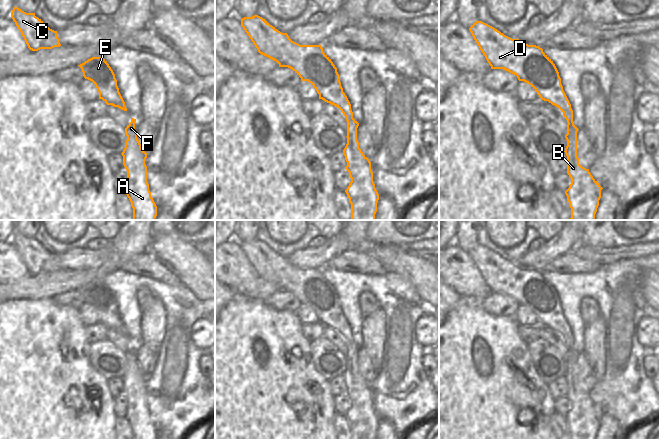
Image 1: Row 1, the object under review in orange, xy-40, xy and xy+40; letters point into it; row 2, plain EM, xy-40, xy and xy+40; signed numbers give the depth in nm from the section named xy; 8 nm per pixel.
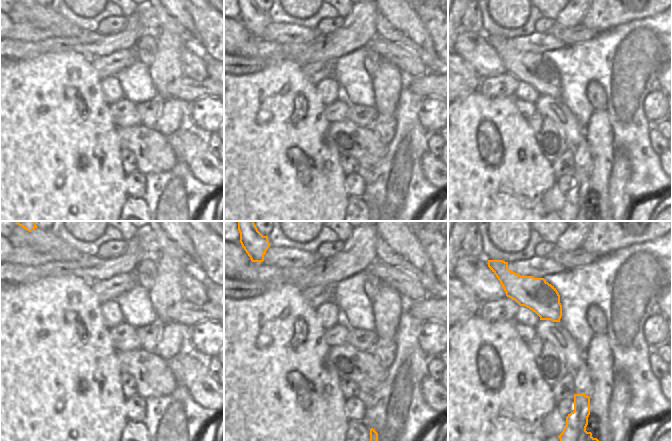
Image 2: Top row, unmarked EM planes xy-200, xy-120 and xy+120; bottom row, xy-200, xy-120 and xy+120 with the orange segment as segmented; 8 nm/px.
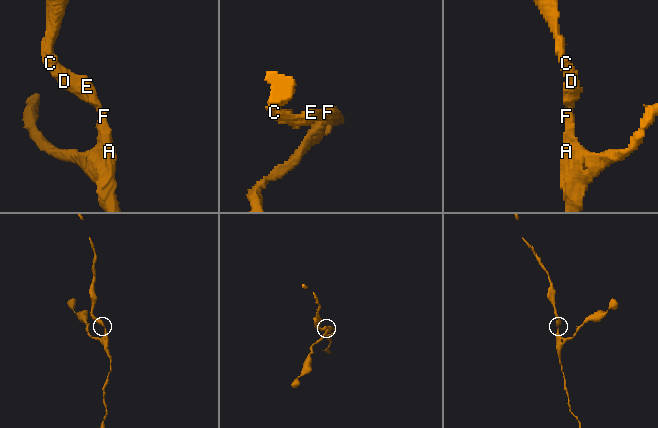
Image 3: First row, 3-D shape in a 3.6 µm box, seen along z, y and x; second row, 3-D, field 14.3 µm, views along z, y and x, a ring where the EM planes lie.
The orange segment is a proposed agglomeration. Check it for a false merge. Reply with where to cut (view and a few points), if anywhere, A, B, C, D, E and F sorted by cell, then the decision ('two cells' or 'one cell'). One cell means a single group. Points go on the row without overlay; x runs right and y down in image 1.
no cut; A B C D E F; one cell

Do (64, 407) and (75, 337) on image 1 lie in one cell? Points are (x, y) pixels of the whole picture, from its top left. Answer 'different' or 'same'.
same

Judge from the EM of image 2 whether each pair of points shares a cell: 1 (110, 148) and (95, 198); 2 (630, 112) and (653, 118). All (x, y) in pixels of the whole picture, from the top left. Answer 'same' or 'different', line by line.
1: same
2: different

